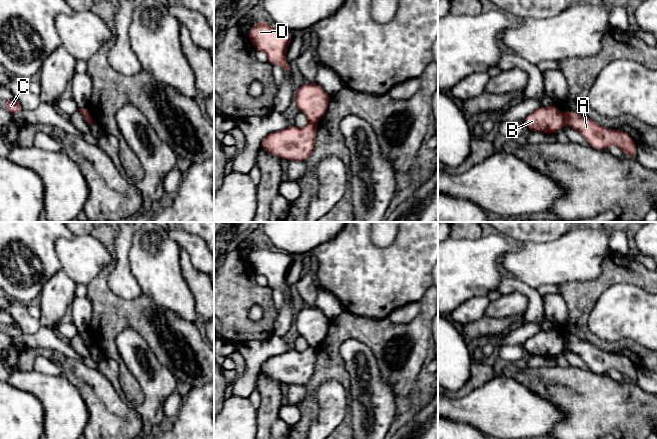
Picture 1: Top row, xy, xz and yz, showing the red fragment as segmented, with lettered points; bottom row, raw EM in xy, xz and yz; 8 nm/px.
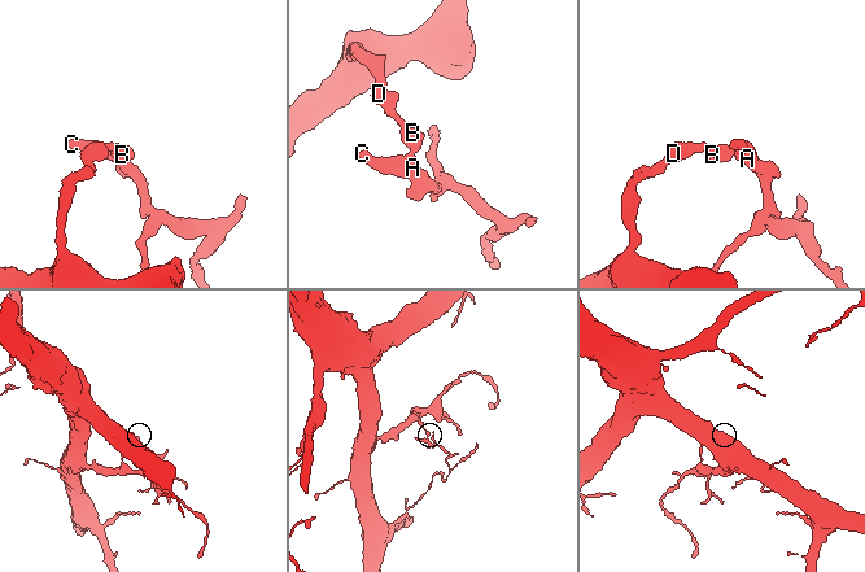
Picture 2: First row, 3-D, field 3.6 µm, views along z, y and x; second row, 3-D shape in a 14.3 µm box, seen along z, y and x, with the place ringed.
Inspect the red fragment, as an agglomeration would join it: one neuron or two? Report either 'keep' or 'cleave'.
cleave

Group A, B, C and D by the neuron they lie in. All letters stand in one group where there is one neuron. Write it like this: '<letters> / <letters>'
A C / B D

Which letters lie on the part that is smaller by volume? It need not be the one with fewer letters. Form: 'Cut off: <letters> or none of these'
Cut off: A, C

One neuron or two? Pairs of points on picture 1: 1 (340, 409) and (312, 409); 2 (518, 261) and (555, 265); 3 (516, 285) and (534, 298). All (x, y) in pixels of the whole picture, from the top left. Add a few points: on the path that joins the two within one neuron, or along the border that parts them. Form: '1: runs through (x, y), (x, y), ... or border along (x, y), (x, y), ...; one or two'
1: border along (319, 386), (314, 393), (317, 417), (307, 428); two
2: runs through (527, 263), (546, 263); one
3: runs through (520, 287), (530, 294); one

